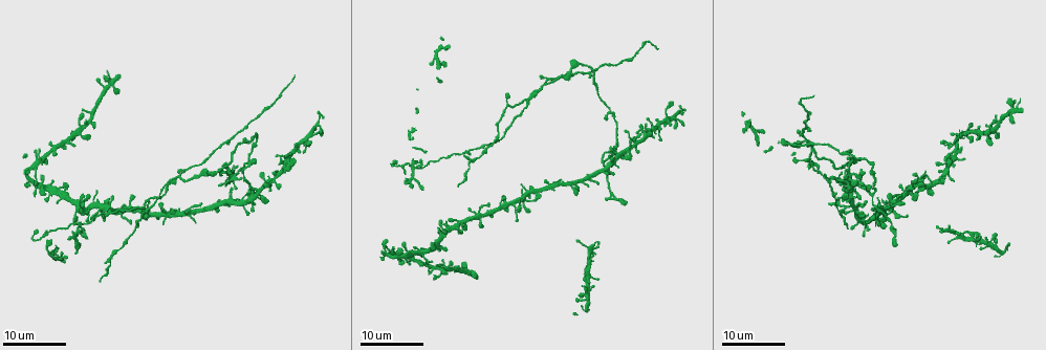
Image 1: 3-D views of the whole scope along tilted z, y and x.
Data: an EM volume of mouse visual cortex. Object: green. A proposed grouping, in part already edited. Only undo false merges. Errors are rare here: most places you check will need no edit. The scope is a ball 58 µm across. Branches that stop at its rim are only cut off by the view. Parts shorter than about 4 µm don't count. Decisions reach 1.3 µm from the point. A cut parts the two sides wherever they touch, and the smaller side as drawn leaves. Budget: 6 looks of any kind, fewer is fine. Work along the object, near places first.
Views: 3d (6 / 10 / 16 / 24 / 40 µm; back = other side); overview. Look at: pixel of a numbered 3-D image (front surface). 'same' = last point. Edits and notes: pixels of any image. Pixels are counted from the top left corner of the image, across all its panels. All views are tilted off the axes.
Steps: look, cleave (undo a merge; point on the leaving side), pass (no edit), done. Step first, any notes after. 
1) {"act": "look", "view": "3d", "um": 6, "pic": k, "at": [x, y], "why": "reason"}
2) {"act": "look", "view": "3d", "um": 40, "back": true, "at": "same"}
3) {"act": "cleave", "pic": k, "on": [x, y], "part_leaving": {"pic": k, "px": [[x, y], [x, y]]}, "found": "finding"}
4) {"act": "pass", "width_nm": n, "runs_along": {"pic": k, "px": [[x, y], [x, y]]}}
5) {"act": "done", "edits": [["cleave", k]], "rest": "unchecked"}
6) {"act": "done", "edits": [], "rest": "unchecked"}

{"act": "look", "view": "3d", "um": 16, "pic": 1, "at": [837, 149], "why": "a fork"}

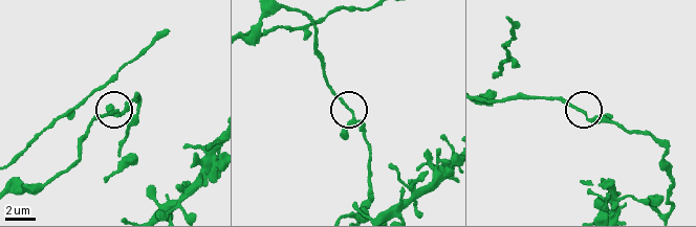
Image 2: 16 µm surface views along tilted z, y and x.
{"act": "look", "view": "3d", "um": 6, "pic": 2, "at": [582, 111]}

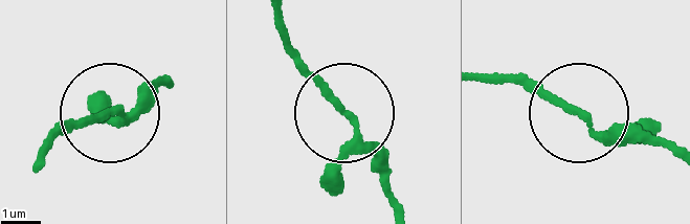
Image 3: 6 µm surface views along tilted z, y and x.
{"act": "pass", "width_nm": 150, "runs_along": {"pic": 3, "px": [[116, 111], [51, 136]]}, "found": "continuous, no second neuron"}

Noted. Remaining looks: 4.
{"act": "look", "view": "3d", "um": 16, "pic": 1, "at": [878, 210], "why": "two arms in line, one across"}

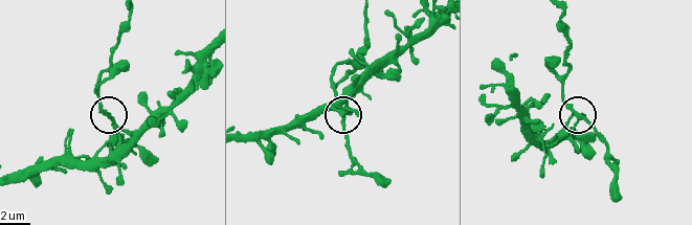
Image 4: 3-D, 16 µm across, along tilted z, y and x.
{"act": "look", "view": "3d", "um": 6, "pic": 4, "at": [109, 114]}

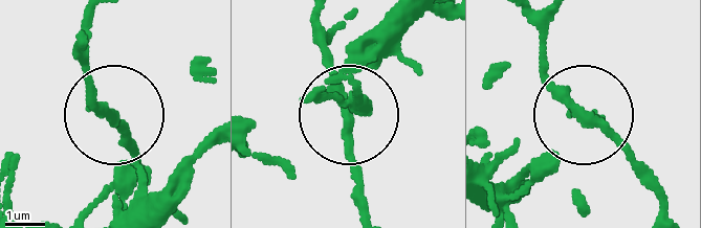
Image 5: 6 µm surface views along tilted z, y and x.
{"act": "look", "view": "3d", "um": 6, "back": true, "pic": 5, "at": [582, 117]}

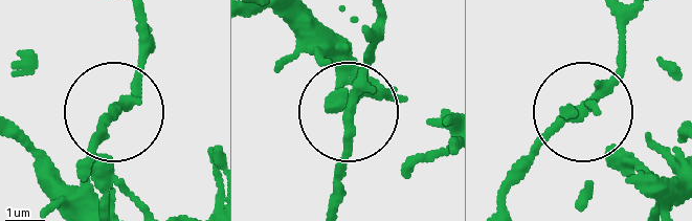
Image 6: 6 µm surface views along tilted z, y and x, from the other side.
{"act": "pass", "arms": 3, "runs_along": {"pic": 6, "px": [[612, 17], [619, 52], [609, 73], [504, 185]]}, "found": "one neuron here"}

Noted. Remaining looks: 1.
{"act": "done", "edits": [], "rest": "unchecked"}

